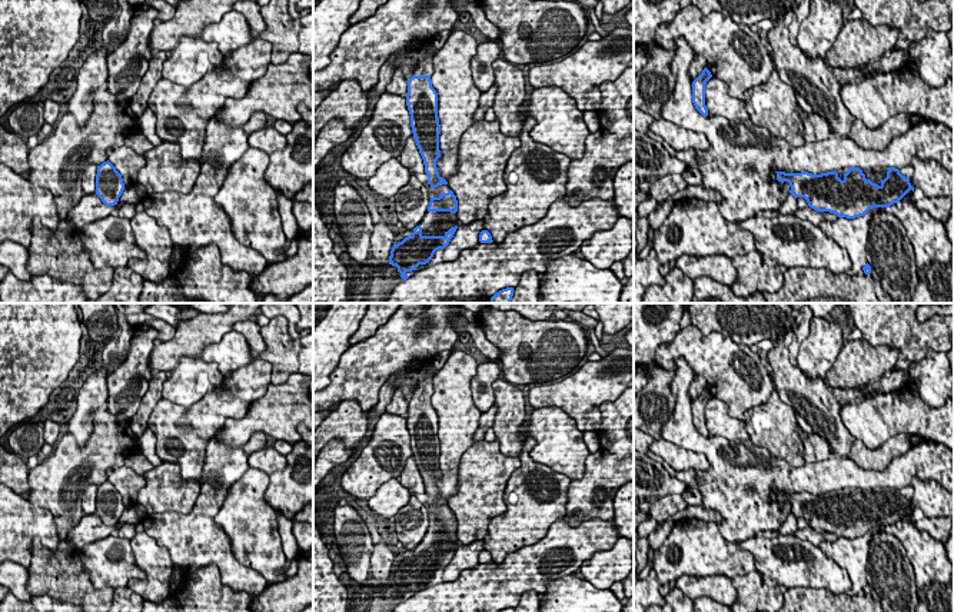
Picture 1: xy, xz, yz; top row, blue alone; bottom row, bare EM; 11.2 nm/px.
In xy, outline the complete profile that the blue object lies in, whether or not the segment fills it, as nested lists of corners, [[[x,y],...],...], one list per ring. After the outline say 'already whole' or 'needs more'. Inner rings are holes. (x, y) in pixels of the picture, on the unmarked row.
[[[107,480],[97,486],[96,515],[106,526],[114,526],[124,510],[122,495]]]; already whole

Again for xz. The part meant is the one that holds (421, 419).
[[[425,373],[419,388],[423,389],[422,396],[412,396],[408,400],[406,426],[410,435],[410,448],[413,459],[423,479],[428,505],[438,508],[448,505],[439,496],[436,480],[441,478],[439,455],[441,445],[438,438],[438,413],[432,408],[433,375]]]; needs more

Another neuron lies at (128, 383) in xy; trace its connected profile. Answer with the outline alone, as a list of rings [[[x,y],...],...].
[[[137,326],[126,360],[107,377],[107,410],[117,422],[127,420],[137,412],[153,376],[149,360],[157,330],[140,330]]]

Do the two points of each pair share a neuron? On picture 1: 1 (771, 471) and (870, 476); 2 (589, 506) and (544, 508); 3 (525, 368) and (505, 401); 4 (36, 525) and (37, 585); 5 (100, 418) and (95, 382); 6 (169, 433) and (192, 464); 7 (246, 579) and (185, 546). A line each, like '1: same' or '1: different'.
1: same
2: different
3: different
4: different
5: different
6: same
7: same

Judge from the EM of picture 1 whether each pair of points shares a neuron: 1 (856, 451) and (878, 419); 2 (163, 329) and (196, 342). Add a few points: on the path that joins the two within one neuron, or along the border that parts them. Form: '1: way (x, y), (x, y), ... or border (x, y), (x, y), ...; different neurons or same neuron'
1: border (894, 435), (876, 448), (867, 448), (857, 441); different neurons
2: border (176, 328), (175, 335), (162, 343); different neurons

